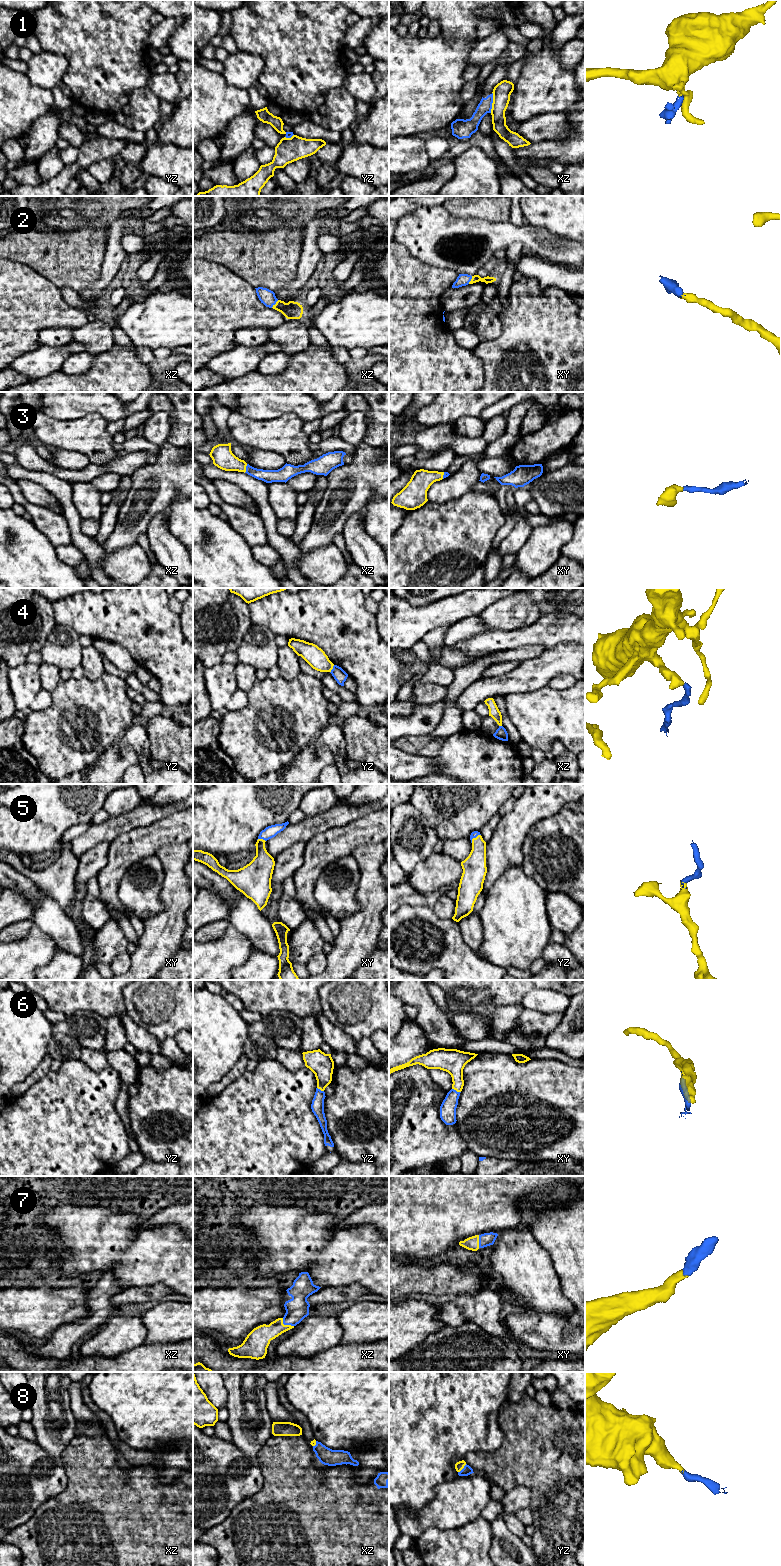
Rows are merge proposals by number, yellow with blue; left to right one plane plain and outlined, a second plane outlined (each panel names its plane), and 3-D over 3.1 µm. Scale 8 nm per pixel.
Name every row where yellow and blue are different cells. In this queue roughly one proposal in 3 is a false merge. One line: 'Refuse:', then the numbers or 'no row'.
Refuse: 1, 4

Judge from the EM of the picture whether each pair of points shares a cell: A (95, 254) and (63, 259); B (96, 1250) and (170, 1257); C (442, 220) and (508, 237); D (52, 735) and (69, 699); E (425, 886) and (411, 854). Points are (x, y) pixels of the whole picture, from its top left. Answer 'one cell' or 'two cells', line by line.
A: one cell
B: one cell
C: one cell
D: one cell
E: two cells

